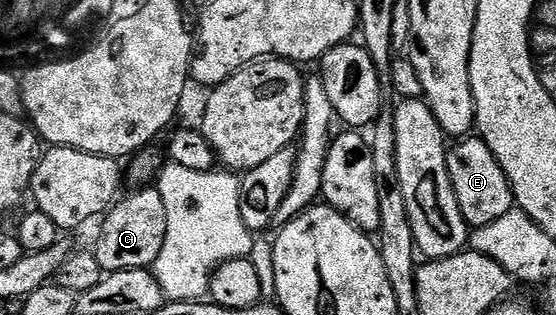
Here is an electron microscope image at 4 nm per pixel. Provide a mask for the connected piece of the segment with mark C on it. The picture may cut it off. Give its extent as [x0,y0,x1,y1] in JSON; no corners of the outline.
[91,187,167,274]

